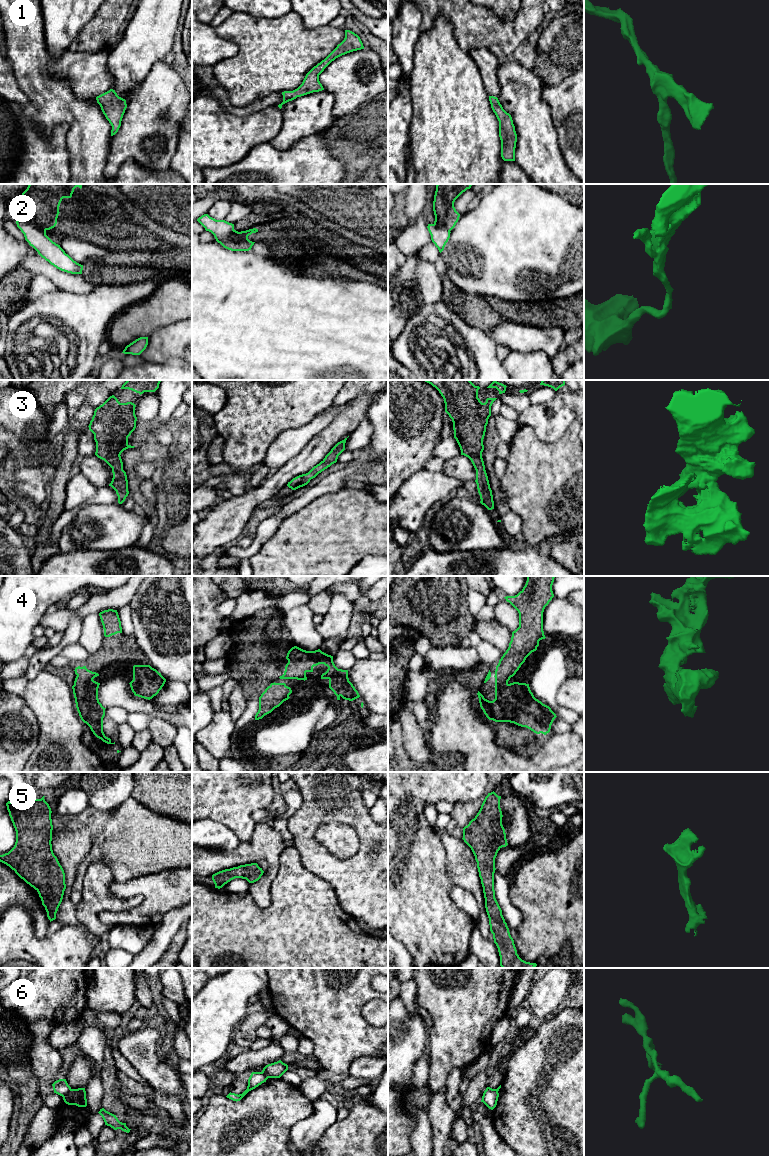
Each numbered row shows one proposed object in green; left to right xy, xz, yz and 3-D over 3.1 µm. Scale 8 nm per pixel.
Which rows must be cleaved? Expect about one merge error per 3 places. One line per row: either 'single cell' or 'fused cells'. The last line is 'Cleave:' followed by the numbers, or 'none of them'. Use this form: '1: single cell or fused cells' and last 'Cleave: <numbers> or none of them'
1: single cell
2: fused cells
3: single cell
4: single cell
5: single cell
6: fused cells
Cleave: 2, 6

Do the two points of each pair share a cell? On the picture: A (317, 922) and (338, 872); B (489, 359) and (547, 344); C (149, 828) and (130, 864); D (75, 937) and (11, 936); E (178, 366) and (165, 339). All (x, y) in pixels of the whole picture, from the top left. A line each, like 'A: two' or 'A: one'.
A: two
B: two
C: one
D: one
E: two

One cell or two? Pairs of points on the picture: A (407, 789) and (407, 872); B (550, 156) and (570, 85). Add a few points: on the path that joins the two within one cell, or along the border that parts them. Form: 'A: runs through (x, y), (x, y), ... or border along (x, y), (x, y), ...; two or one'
A: runs through (403, 810), (406, 814), (406, 851); one
B: border along (550, 109), (552, 124), (562, 155); two

